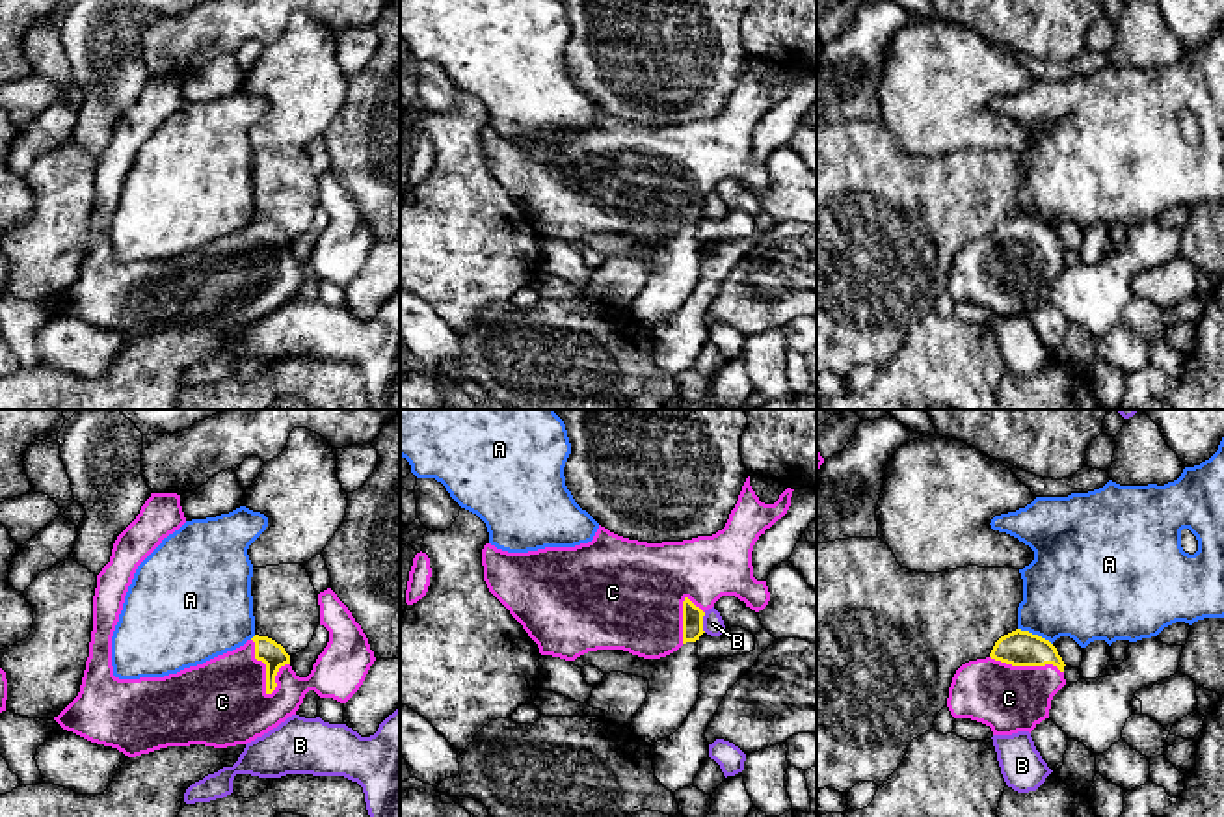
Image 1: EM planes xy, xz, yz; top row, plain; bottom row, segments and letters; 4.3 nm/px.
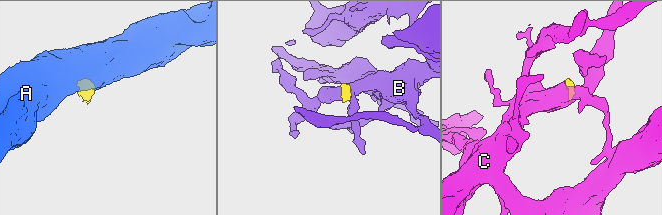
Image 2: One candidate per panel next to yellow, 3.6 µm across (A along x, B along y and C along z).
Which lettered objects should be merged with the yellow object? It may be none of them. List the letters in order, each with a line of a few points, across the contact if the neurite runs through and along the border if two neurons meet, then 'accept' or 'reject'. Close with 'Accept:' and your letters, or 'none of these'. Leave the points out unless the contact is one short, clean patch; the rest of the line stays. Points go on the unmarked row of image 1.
A: line yz (1018, 211), (1037, 216), (1051, 227); reject
B: line xz (705, 196), (704, 214); reject
C: accept
Accept: C

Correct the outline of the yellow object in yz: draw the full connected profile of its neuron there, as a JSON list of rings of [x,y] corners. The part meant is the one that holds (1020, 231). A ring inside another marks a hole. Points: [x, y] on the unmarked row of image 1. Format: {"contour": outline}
{"contour": [[[1016,212],[1001,220],[986,242],[969,244],[956,253],[947,290],[954,301],[971,301],[990,309],[993,318],[1031,316],[1049,301],[1051,283],[1066,268],[1064,249],[1049,223]]]}

